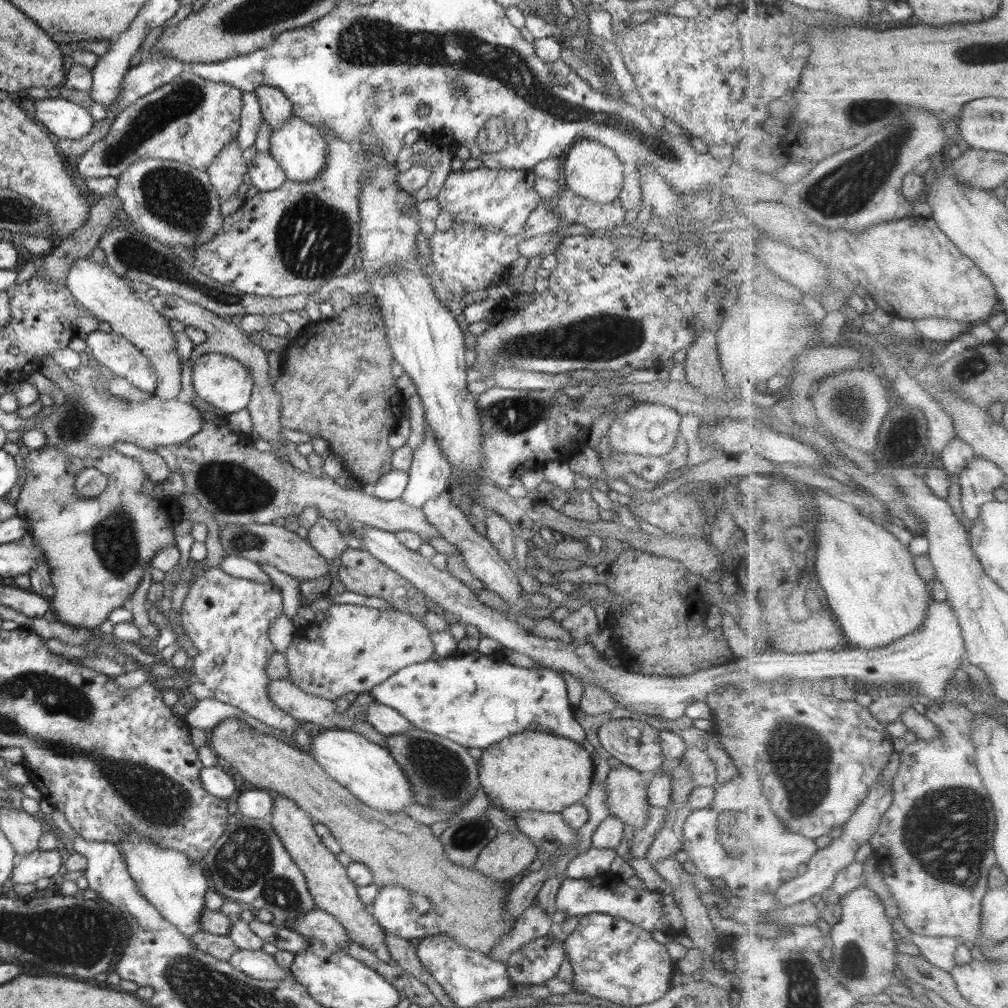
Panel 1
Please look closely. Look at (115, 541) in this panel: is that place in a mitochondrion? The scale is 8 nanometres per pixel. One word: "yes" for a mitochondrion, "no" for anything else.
yes

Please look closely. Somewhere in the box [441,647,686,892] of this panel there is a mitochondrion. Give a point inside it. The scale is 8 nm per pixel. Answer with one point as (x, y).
(466, 836)

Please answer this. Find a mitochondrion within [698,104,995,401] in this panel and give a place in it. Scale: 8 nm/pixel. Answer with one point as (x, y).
(846, 190)

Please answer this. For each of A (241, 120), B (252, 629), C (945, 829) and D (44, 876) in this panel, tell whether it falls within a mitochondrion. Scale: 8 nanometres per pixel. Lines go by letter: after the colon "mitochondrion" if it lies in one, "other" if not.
A: other
B: other
C: mitochondrion
D: other

